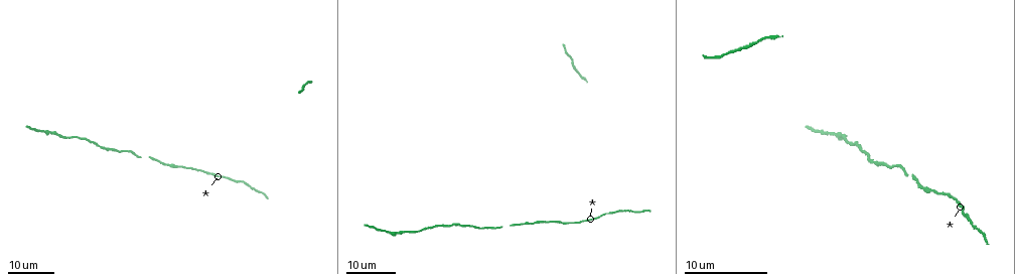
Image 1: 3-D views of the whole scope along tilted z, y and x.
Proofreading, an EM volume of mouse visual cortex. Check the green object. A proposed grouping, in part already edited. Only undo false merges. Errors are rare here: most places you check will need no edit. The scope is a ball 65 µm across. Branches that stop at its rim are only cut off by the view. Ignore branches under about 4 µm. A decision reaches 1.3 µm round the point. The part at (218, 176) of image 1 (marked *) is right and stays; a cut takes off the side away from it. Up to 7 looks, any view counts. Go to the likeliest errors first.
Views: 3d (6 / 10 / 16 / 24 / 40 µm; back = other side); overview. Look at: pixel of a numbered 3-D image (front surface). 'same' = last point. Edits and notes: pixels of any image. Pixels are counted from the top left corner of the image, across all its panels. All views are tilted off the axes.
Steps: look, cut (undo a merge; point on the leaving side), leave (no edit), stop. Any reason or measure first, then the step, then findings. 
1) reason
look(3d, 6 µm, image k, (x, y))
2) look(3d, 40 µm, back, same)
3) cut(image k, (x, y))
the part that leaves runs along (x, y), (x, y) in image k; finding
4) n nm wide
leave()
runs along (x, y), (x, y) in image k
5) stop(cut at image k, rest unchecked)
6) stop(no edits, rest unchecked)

look(3d, 16 µm, image 1, (533, 223))

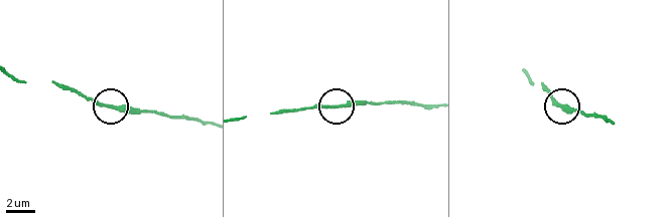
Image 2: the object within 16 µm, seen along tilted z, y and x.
zoom in
look(3d, 10 µm, image 2, (337, 107))

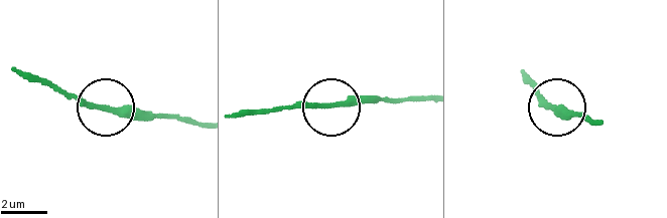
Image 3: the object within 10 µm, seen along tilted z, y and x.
230 nm wide
leave()
runs along (424, 97), (354, 97), (323, 108), (276, 108) in image 3; all the same cell

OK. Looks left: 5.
sudden change in width
look(3d, 24 µm, image 1, (55, 134))

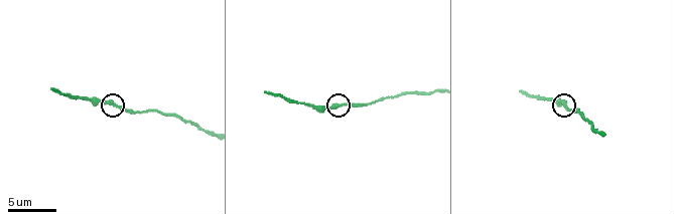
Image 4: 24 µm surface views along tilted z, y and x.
zoom in
look(3d, 6 µm, image 4, (112, 102))

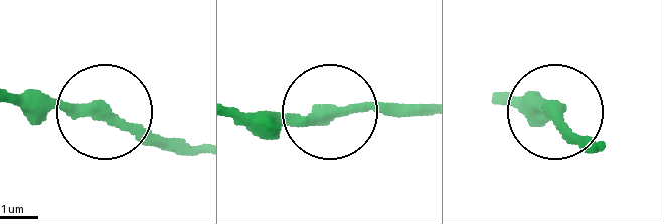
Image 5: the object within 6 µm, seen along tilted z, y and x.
look(3d, 6 µm, back, image 5, (325, 115))

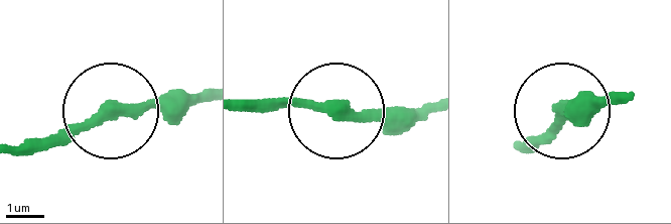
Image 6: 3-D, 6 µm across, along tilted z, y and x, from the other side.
leave()
runs along (21, 146), (64, 143), (123, 107), (200, 100) in image 6; one cell here

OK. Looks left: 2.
sudden change in width
look(3d, 16 µm, image 1, (473, 225))

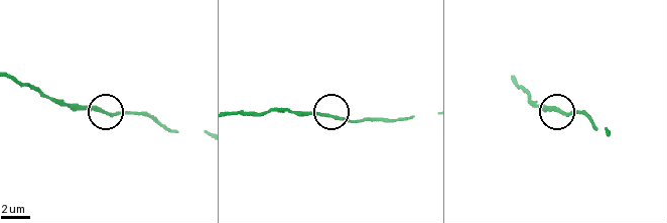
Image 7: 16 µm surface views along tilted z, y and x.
look(3d, 6 µm, image 7, (562, 110))

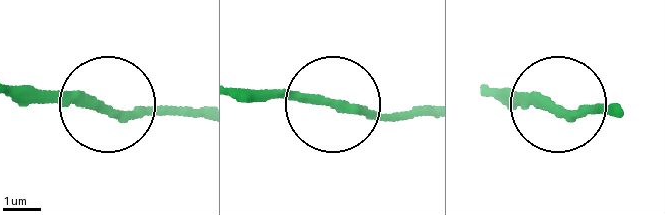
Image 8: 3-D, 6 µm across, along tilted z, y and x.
210 nm wide
leave()
runs along (611, 112), (511, 105) in image 8; one cell here

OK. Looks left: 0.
stop(no edits, rest unchecked)

